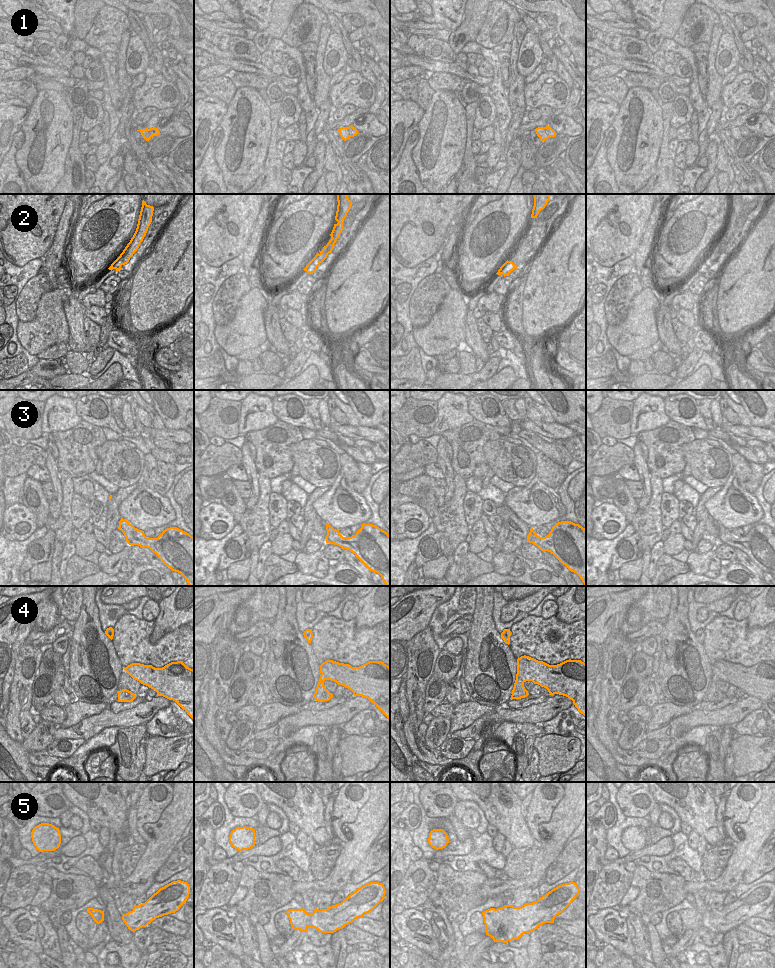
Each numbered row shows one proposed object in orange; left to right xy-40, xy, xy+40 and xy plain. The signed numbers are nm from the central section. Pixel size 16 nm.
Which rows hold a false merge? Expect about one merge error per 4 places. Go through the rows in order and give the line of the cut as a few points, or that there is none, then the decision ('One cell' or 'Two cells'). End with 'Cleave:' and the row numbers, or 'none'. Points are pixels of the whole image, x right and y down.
1: No split. One cell
2: Split along xy (315, 255), (322, 261). Two cells
3: No split. One cell
4: Split along xy (310, 629), (310, 632), (305, 637). Two cells
5: No split. One cell
Cleave: 2, 4

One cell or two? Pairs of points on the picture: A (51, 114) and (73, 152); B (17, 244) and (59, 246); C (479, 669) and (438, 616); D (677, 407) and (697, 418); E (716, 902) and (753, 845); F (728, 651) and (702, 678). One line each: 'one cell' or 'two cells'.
A: two cells
B: two cells
C: two cells
D: one cell
E: two cells
F: two cells

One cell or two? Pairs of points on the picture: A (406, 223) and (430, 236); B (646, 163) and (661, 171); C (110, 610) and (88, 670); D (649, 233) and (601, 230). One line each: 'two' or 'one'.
A: one
B: two
C: two
D: two

